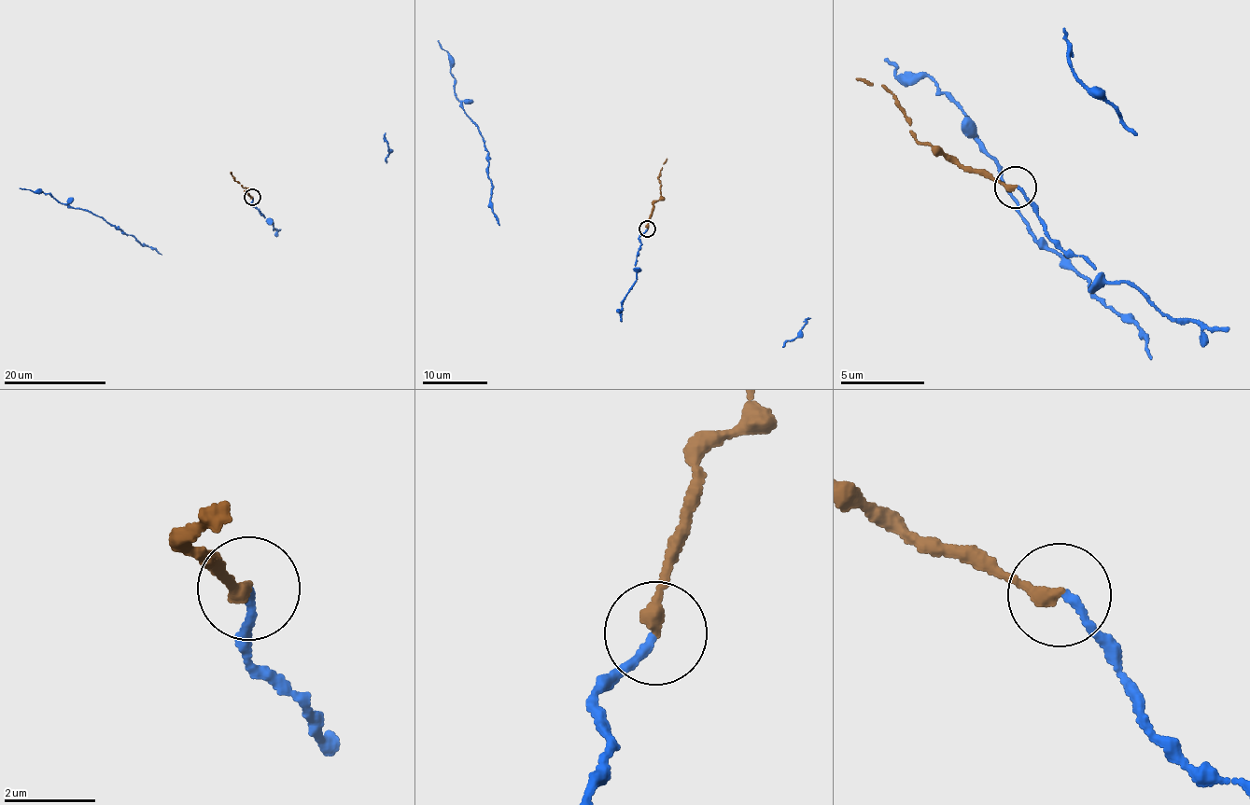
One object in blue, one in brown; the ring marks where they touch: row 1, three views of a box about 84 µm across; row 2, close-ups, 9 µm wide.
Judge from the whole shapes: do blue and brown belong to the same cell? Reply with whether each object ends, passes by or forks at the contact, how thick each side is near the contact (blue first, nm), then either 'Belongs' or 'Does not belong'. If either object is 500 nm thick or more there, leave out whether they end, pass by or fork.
At the ring blue ends. At the ring brown ends. Thickness 160 nm (blue) against 300 nm. Belongs

